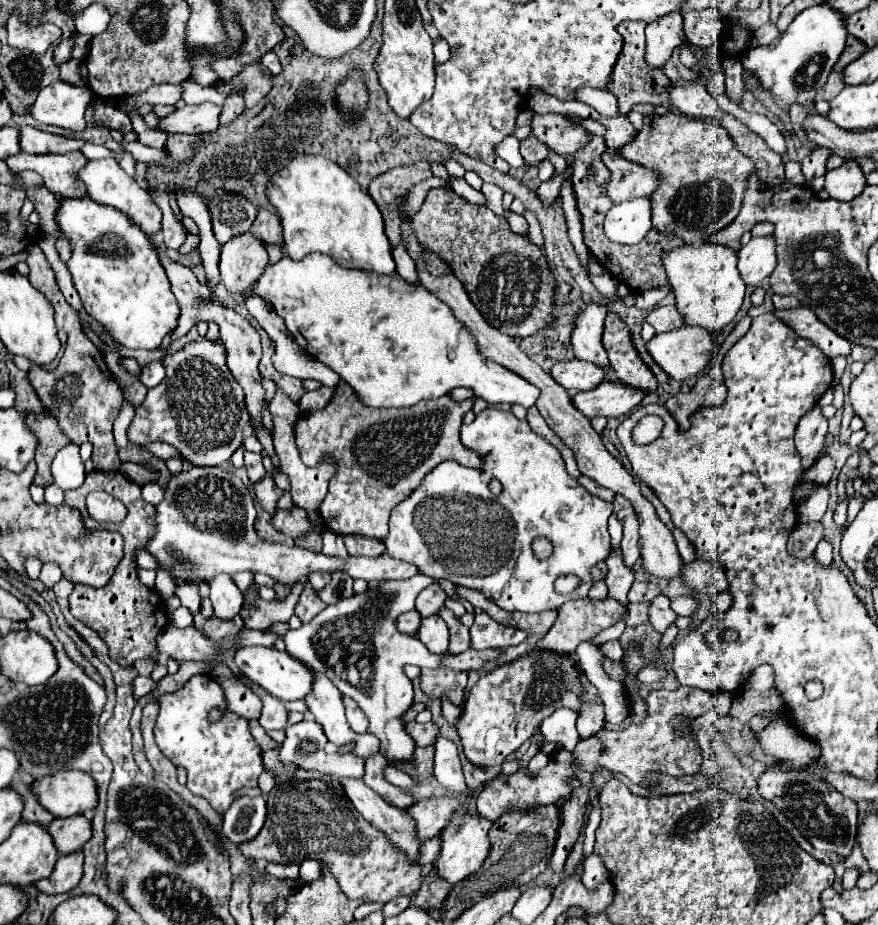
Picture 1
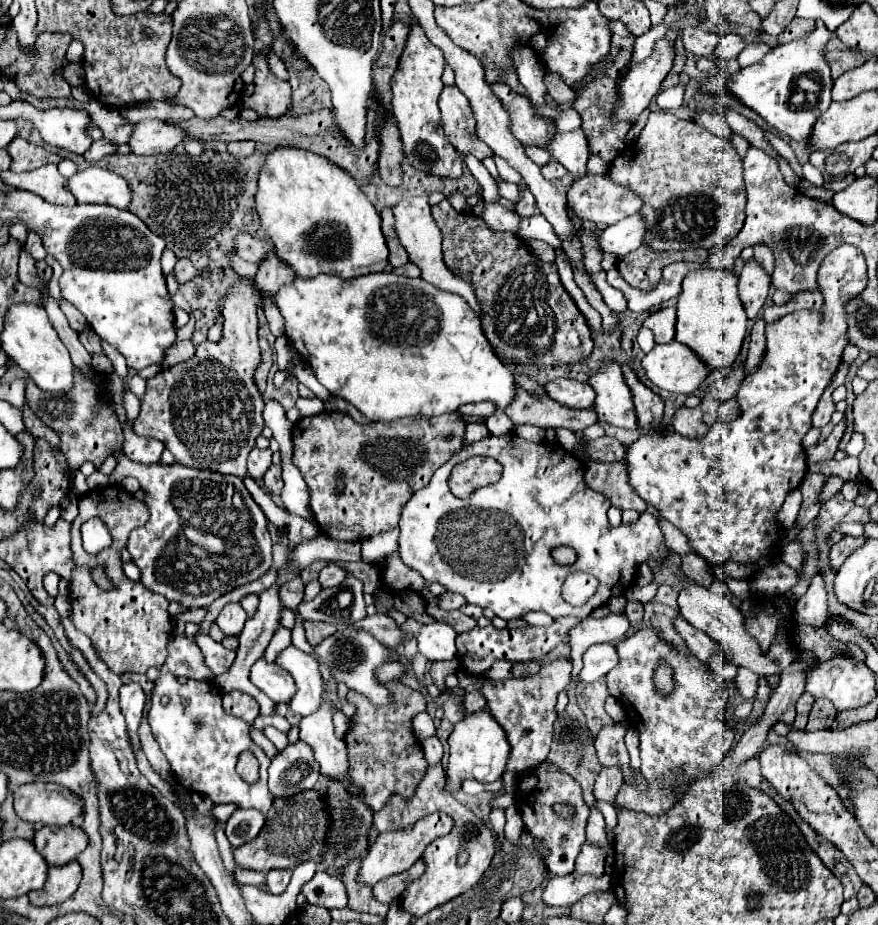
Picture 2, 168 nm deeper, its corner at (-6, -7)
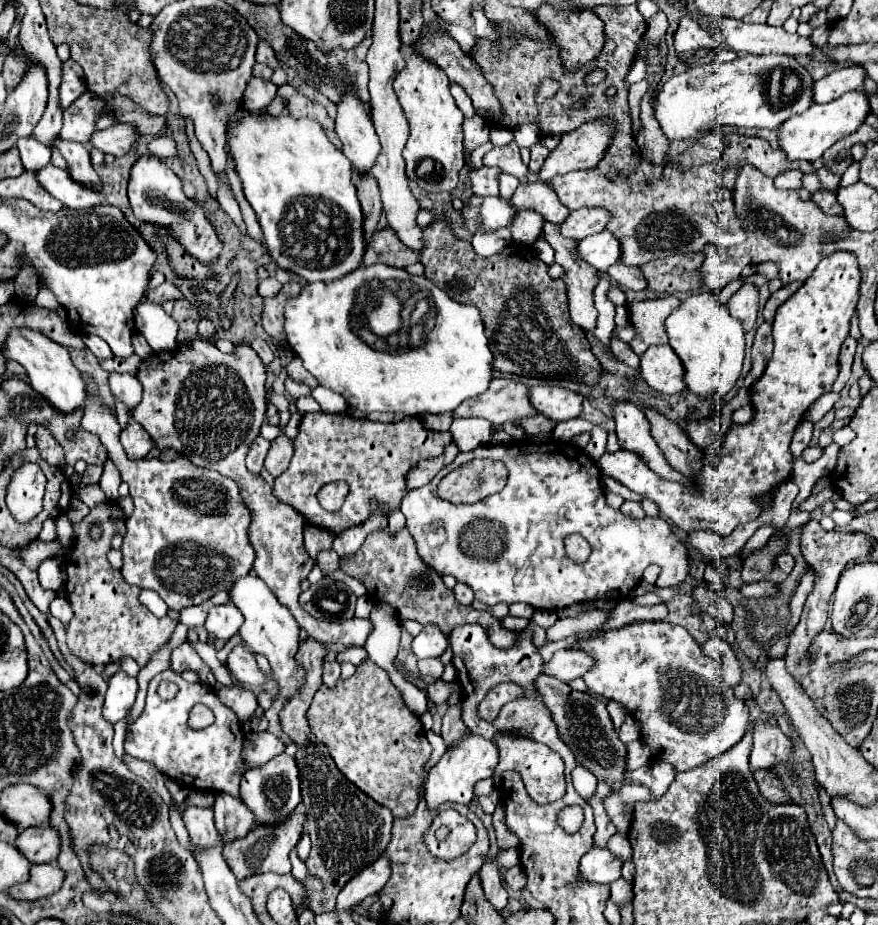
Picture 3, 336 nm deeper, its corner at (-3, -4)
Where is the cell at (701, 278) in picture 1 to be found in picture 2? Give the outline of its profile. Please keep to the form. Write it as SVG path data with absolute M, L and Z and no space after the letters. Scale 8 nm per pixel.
M696 269L690 271L682 281L682 293L678 295L678 321L676 321L676 341L688 345L710 369L728 367L740 353L746 335L746 313L738 297L738 277L734 271L726 269Z

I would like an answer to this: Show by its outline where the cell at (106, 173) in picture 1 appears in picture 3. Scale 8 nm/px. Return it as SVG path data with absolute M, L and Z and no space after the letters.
M51 164L37 172L37 182L41 182L43 190L47 190L53 198L63 202L63 206L67 208L89 208L103 202L101 192L73 182L67 170L55 168Z

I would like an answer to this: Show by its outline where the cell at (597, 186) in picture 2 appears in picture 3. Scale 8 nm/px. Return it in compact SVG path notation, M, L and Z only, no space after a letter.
M581 208L577 212L571 212L571 216L561 224L561 234L565 238L581 240L591 234L597 234L605 230L609 222L609 212L603 208Z

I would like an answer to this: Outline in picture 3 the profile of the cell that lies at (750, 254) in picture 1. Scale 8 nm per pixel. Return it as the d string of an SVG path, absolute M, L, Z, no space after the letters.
M753 284L741 286L727 302L729 314L733 318L739 318L743 324L743 330L749 332L755 326L757 320L757 302L759 302L759 292Z

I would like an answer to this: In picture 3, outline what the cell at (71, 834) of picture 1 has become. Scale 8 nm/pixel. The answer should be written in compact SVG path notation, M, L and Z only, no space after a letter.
M31 826L17 836L15 846L31 864L55 862L59 854L59 834L51 826Z

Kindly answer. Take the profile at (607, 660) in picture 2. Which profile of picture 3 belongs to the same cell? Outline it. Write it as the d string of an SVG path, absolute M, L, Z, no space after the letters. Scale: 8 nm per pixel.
M559 650L553 654L549 662L543 662L543 672L555 676L563 682L583 676L593 666L593 658L589 658L581 650Z

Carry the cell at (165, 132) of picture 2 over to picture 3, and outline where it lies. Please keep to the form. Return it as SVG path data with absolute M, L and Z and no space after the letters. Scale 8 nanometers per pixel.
M121 124L121 126L111 126L107 130L101 130L101 132L93 132L89 142L93 148L101 150L103 154L113 154L115 158L119 158L131 148L131 144L137 138L139 134L135 132L133 126Z

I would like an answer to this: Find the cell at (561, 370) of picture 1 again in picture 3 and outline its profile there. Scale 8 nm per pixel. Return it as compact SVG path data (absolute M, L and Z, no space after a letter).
M557 386L529 388L529 402L533 408L553 422L565 422L581 414L583 396Z

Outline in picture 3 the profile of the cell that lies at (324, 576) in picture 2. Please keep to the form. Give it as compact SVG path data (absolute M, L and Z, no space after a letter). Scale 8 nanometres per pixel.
M327 550L327 552L319 552L319 556L315 558L315 564L325 572L335 572L339 568L339 556L337 552L333 550Z

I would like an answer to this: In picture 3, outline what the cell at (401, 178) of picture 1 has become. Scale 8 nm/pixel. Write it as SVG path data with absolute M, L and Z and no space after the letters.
M391 228L375 232L369 242L369 248L363 256L363 266L387 264L387 266L395 266L395 268L405 268L415 262L419 262L419 254L415 250L411 250L409 246L405 246L393 234Z

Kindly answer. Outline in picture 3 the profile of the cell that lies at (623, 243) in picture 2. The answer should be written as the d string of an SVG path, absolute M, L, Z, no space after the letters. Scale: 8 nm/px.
M609 230L583 238L577 244L577 250L581 254L581 260L585 260L587 264L591 264L593 268L603 270L603 272L609 266L613 266L615 262L619 262L619 256L621 256L621 246Z

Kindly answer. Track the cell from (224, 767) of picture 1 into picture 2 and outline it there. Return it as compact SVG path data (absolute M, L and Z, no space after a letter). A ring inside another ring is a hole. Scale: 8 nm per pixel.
M162 671L152 691L148 723L162 753L170 761L176 781L182 787L210 797L214 805L236 803L238 807L252 807L268 813L268 809L272 807L272 793L268 793L270 761L264 751L250 739L250 725L246 721L240 721L238 717L228 715L222 709L222 693L220 689L216 689L216 685L192 679L180 683L172 673ZM162 697L168 697L166 705L162 705ZM244 749L252 751L260 761L260 781L256 785L244 783L234 769L236 759Z

